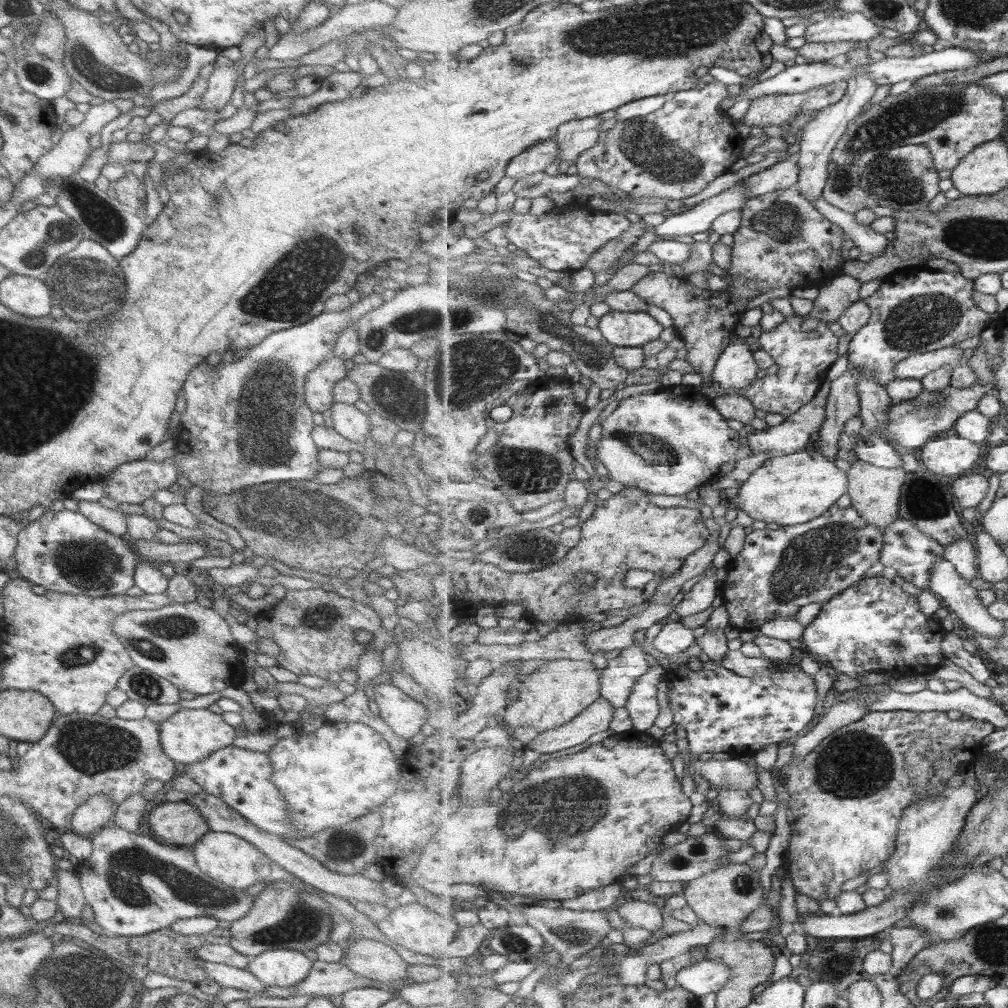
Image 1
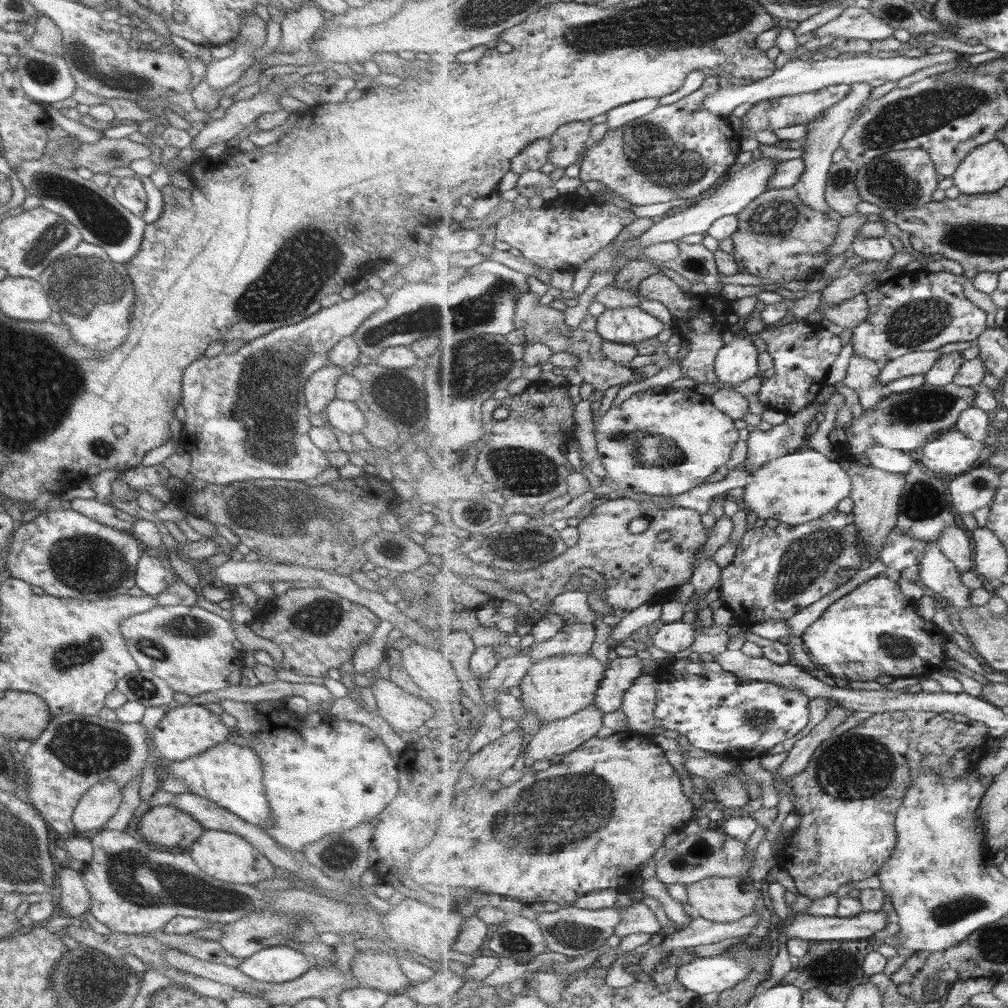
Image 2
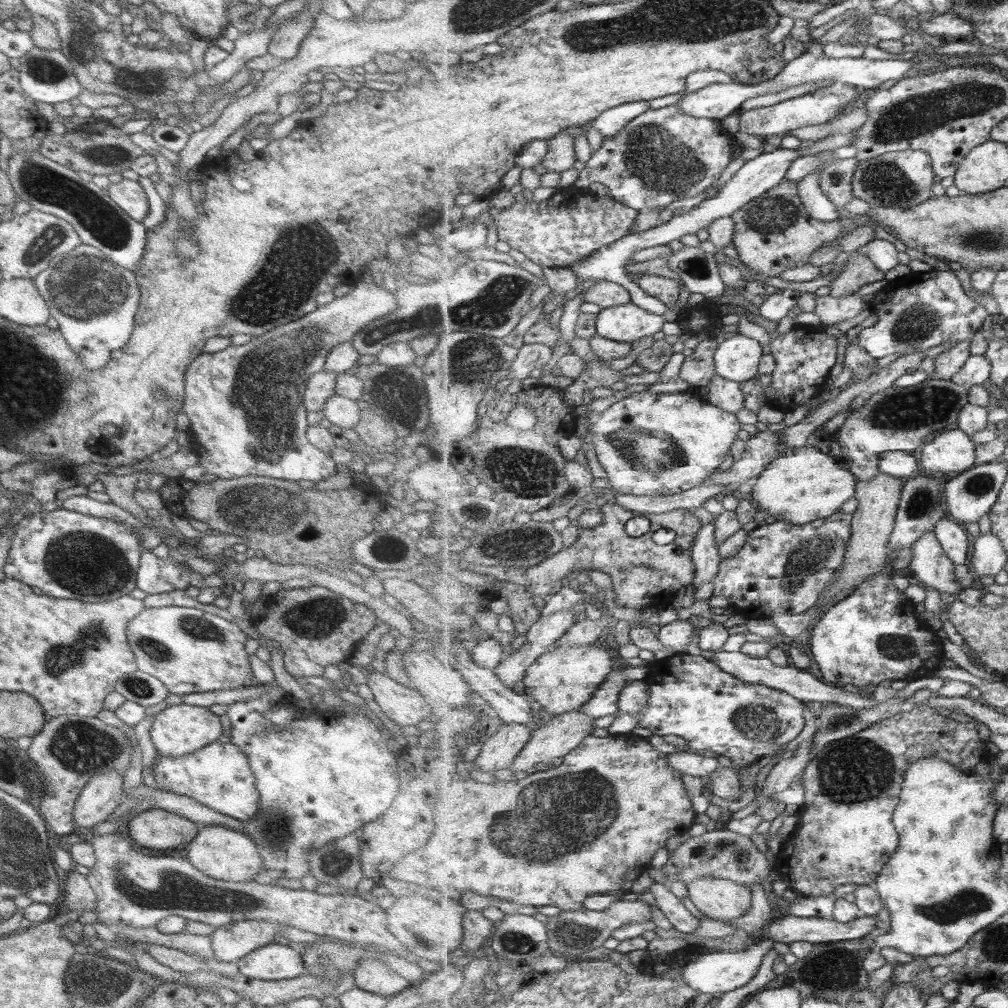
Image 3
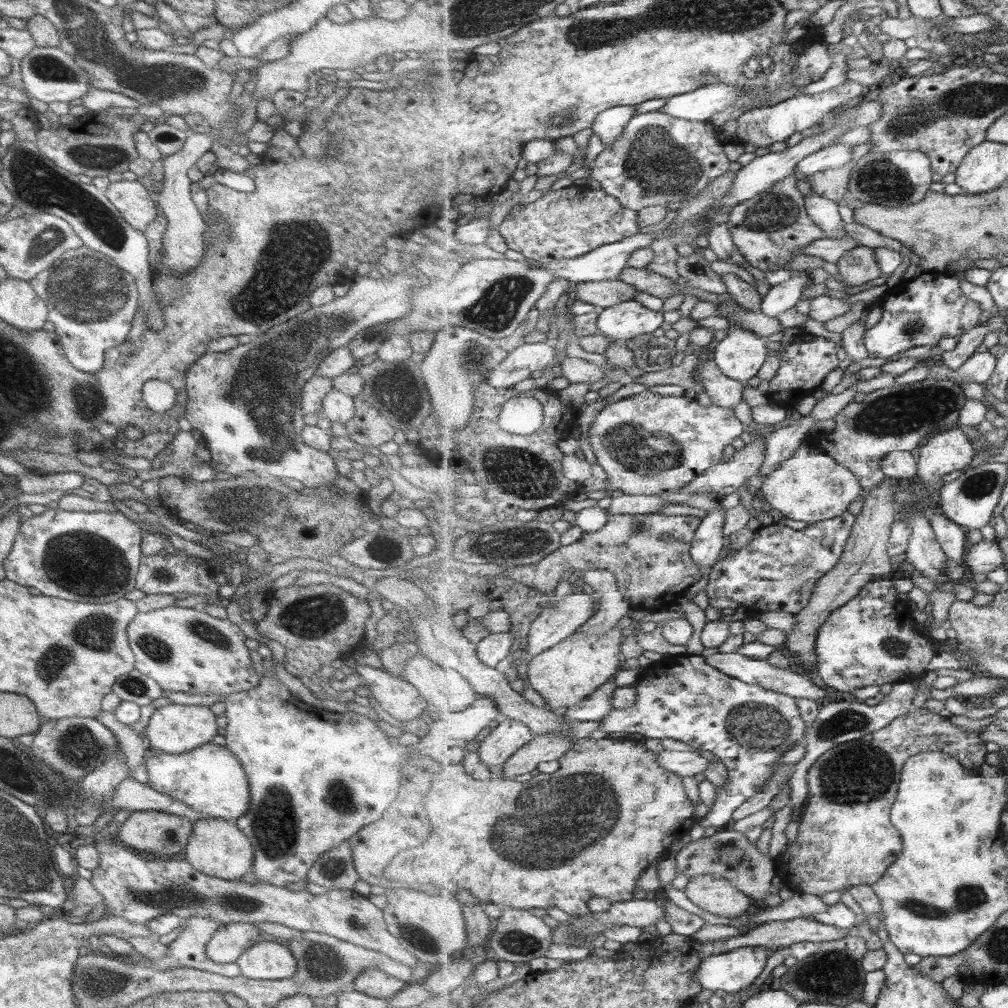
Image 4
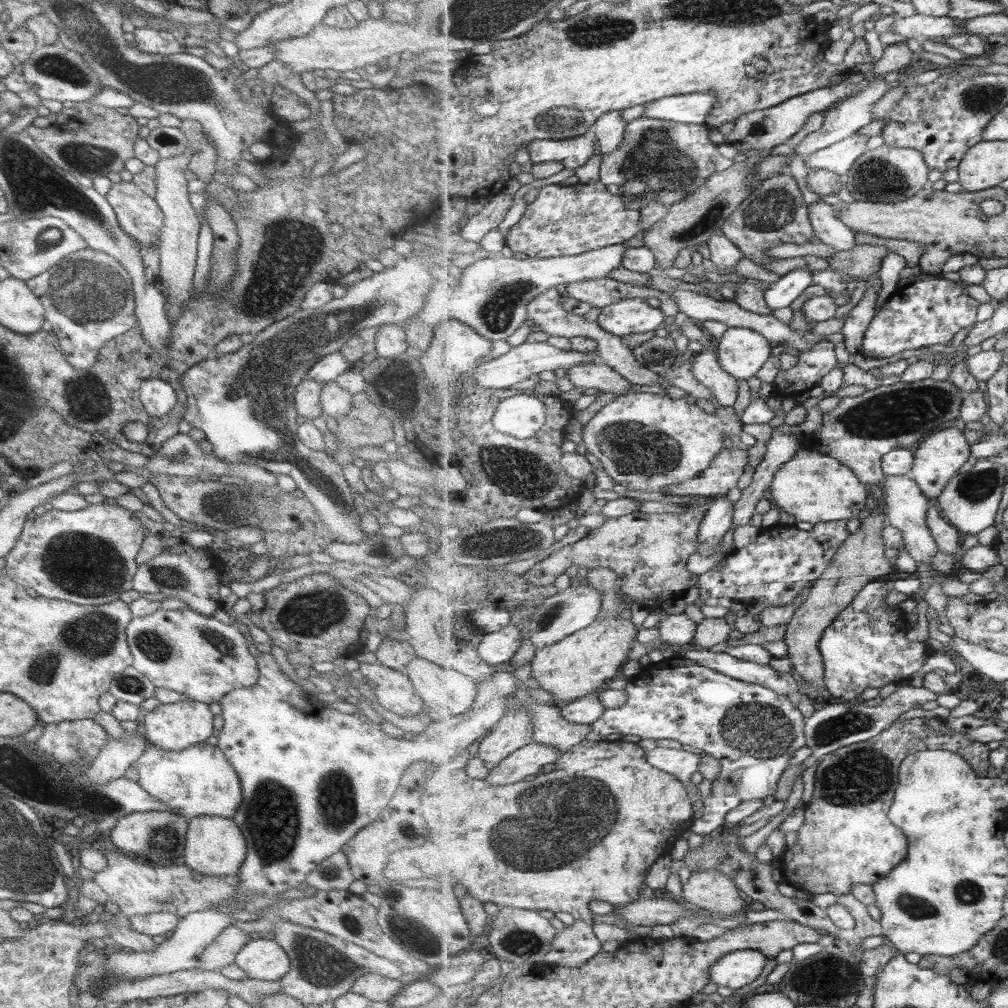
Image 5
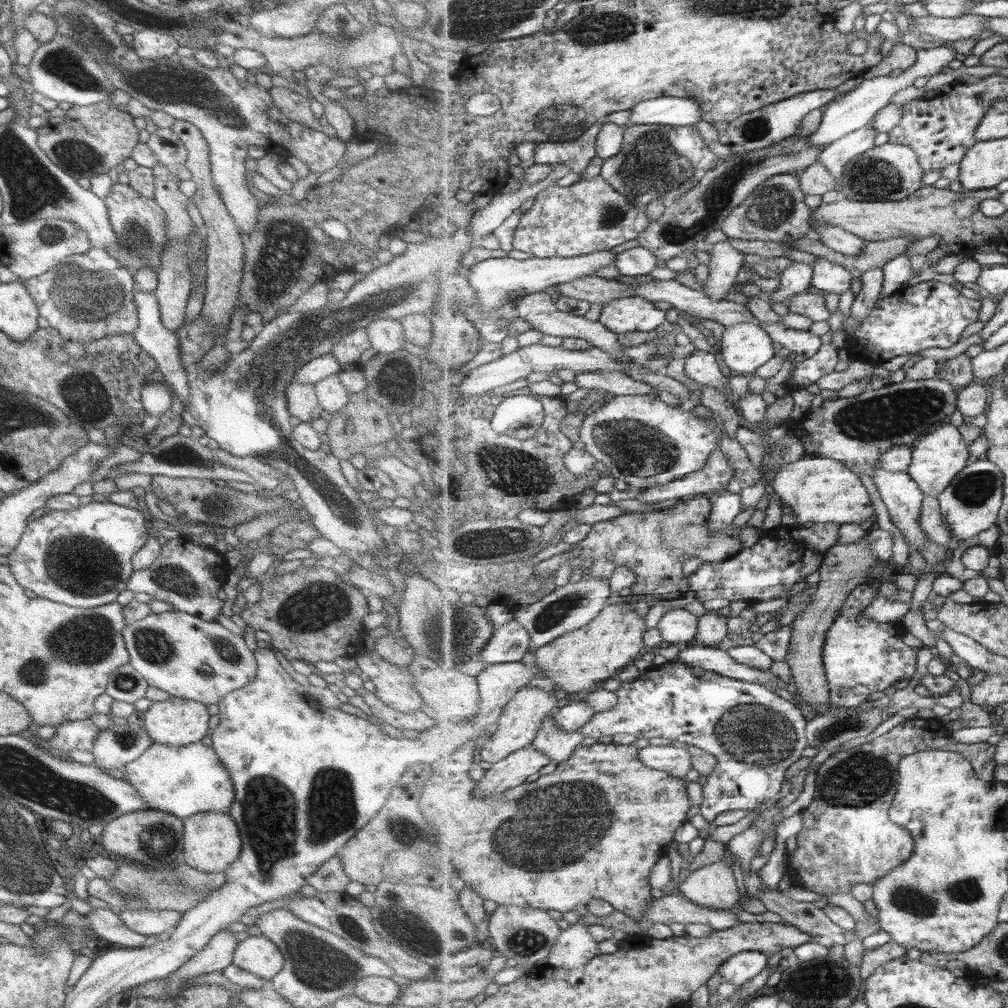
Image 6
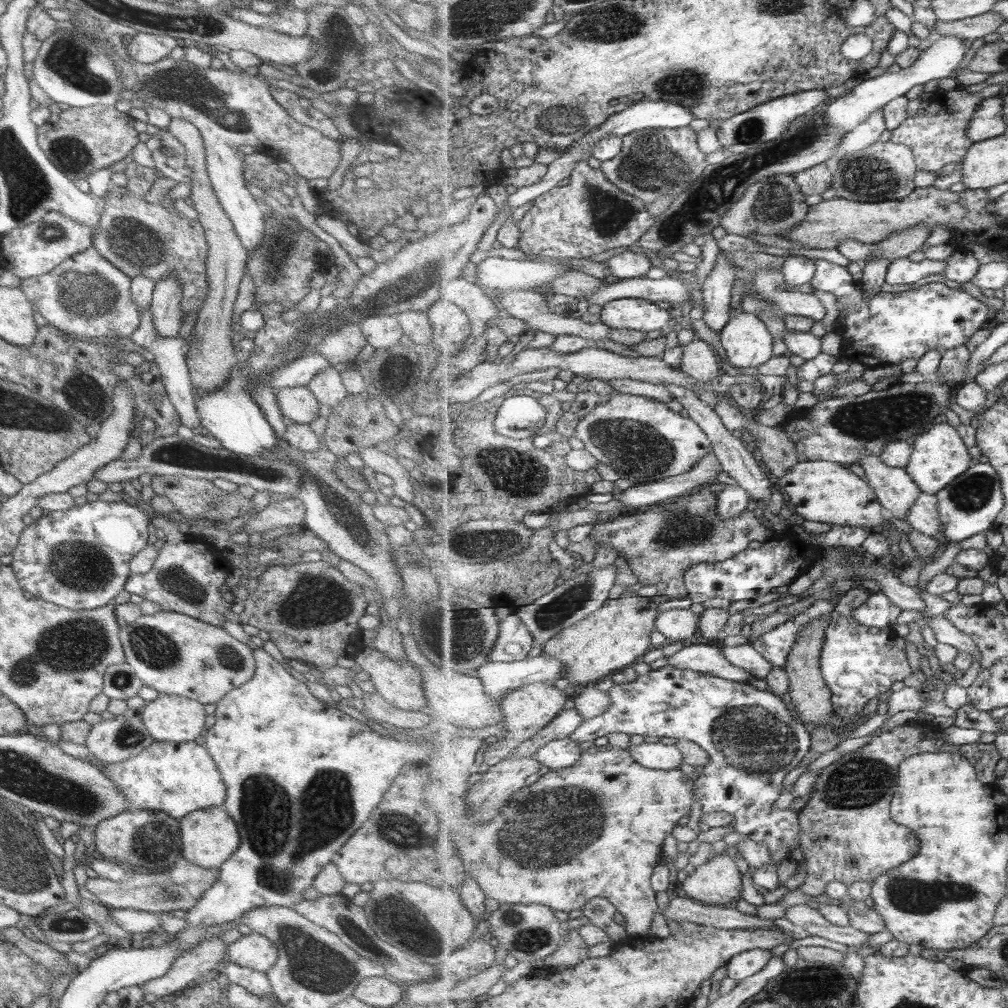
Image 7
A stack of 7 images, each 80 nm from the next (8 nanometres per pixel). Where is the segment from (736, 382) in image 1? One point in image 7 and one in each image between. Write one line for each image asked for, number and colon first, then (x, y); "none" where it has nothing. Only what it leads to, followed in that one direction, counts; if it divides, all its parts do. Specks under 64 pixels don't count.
2: (738, 362)
3: (738, 359)
4: (740, 355)
5: (742, 352)
6: (746, 347)
7: (748, 343)

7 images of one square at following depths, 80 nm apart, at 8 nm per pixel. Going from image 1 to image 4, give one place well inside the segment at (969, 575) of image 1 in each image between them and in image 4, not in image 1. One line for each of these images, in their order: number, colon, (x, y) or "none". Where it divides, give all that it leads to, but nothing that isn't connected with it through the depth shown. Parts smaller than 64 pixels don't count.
2: (955, 543)
3: (953, 535)
4: (952, 537)

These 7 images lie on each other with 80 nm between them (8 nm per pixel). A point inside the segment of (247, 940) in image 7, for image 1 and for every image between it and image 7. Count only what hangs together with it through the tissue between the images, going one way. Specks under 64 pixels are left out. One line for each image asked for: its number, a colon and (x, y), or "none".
1: (283, 968)
2: (274, 965)
3: (273, 962)
4: (264, 961)
5: (262, 960)
6: (254, 954)

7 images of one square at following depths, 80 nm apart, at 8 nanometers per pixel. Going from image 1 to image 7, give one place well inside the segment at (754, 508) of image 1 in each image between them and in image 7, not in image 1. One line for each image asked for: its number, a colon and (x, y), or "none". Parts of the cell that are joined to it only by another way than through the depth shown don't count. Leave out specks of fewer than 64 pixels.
2: (800, 487)
3: (805, 486)
4: (811, 486)
5: (813, 487)
6: (820, 490)
7: (828, 492)

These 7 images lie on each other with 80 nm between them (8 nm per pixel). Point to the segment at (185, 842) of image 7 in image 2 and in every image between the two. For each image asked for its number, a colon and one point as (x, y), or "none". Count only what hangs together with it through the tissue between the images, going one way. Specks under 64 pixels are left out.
2: (224, 857)
3: (217, 852)
4: (218, 849)
5: (213, 846)
6: (210, 842)

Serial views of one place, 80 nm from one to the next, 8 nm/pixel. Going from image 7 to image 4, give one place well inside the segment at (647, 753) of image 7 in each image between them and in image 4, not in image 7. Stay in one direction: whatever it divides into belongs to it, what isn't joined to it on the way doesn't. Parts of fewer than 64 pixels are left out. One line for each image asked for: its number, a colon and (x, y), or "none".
4: (686, 763)
5: (683, 764)
6: (677, 761)

